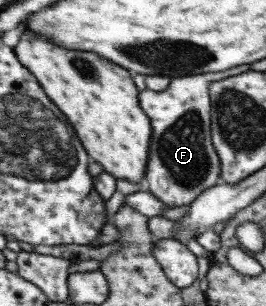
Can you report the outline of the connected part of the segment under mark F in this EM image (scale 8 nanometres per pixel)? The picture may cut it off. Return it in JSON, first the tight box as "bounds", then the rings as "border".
{"bounds":[138,65,248,208],"border":[[[248,65],[228,69],[224,73],[206,73],[170,78],[167,88],[154,92],[144,88],[138,92],[140,109],[149,119],[151,138],[148,159],[142,179],[145,188],[169,208],[188,206],[207,187],[220,183],[219,157],[211,144],[208,84],[248,71]]]}

